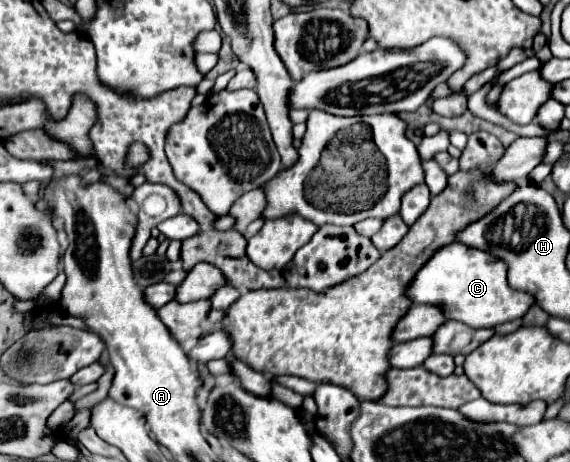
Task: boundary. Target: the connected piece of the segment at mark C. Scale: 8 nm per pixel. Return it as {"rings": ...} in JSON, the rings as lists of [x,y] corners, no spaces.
{"rings":[[[452,242],[432,254],[408,284],[406,296],[412,304],[432,304],[444,310],[446,320],[464,322],[472,328],[492,328],[522,318],[534,304],[526,292],[512,290],[506,282],[506,264],[488,252]]]}

